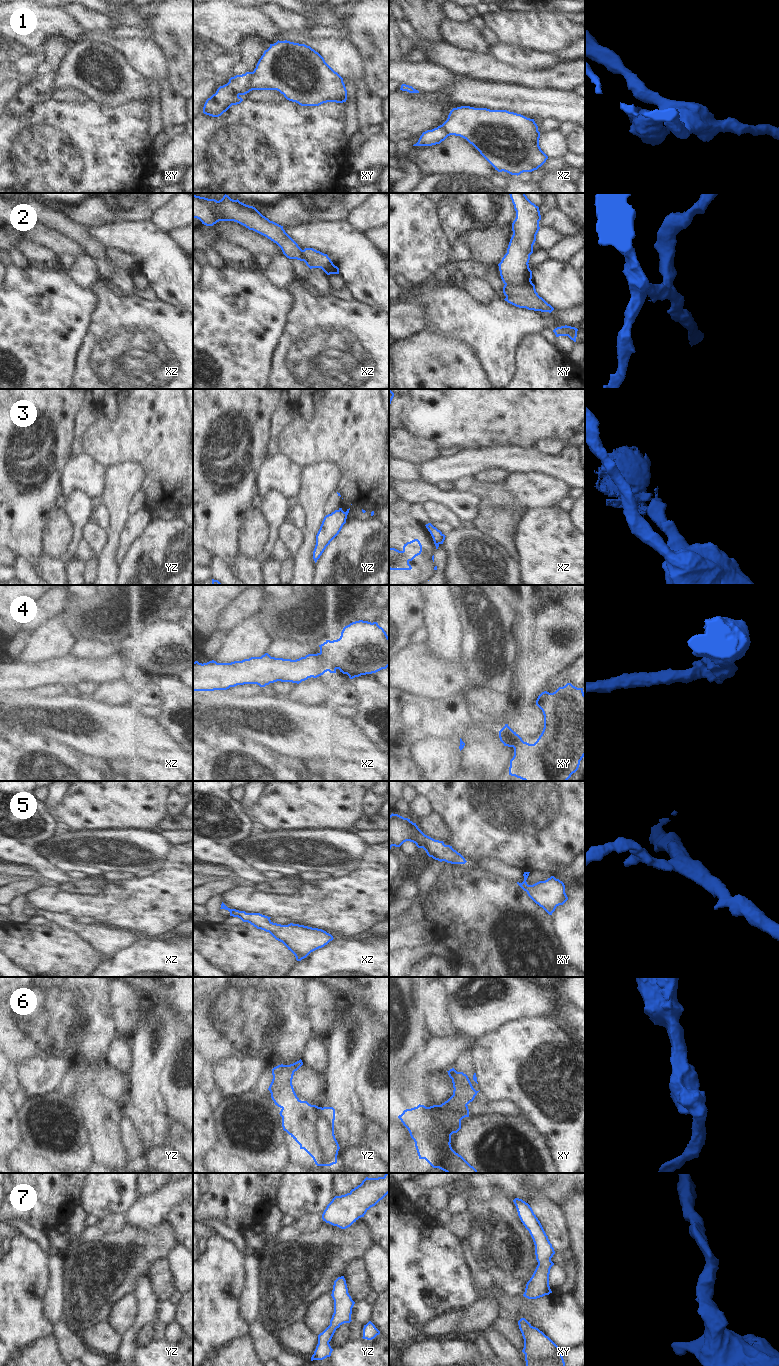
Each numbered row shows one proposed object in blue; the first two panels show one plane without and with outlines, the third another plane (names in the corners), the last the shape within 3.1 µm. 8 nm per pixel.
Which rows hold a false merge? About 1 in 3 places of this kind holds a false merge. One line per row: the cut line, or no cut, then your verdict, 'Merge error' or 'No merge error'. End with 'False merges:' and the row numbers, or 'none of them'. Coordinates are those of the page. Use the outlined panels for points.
1: Split along xy (251, 72), (253, 89). Merge error
2: Split along xy (530, 280), (520, 284), (505, 284). Merge error
3: Split along yz (344, 512), (346, 518). Merge error
4: Split along xz (320, 652), (326, 659), (328, 670). Merge error
5: No split. No merge error
6: Split along yz (322, 1108), (315, 1121), (315, 1130), (304, 1143), (303, 1148). Merge error
7: No split. No merge error
False merges: 1, 2, 3, 4, 6.

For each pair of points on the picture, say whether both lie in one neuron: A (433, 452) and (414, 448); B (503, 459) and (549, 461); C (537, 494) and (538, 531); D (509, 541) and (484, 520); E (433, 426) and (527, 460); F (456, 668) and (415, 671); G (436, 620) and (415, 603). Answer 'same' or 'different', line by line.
A: same
B: same
C: different
D: same
E: different
F: same
G: different

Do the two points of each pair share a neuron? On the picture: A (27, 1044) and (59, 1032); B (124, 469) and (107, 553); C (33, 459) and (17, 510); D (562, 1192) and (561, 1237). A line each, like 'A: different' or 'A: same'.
A: same
B: same
C: same
D: different

